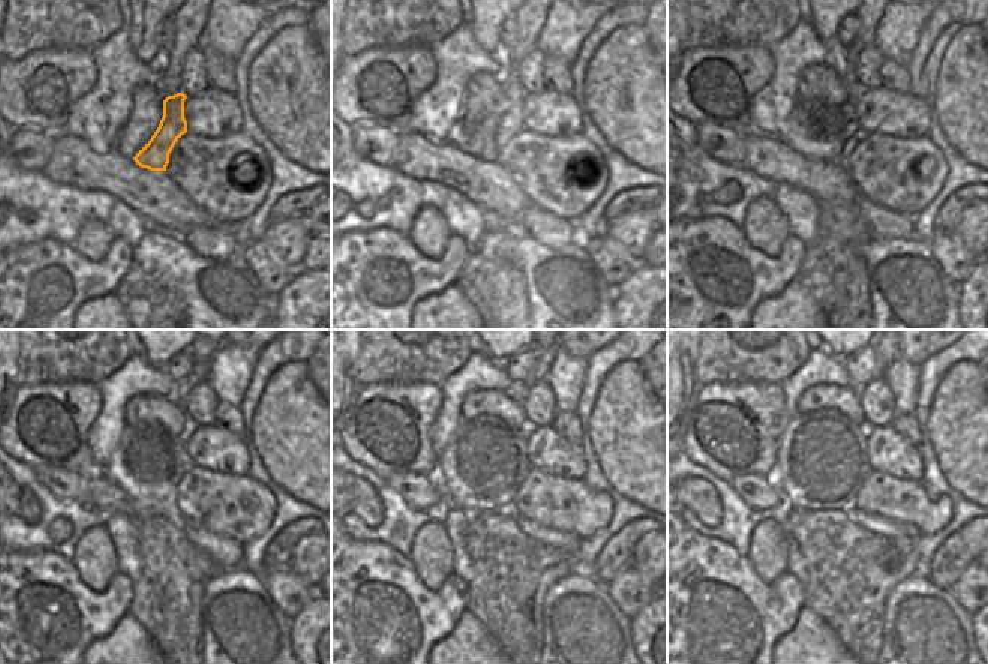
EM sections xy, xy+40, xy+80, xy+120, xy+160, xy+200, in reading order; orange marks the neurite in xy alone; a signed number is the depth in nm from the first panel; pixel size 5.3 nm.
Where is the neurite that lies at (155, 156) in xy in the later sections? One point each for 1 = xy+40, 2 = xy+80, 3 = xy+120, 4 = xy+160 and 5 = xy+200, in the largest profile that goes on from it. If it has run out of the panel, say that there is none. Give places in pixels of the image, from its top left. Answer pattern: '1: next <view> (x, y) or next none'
1: next xy+40 (510, 125)
2: next xy+80 (852, 86)
3: next xy+120 (198, 373)
4: next xy+160 (541, 363)
5: next xy+200 (883, 360)

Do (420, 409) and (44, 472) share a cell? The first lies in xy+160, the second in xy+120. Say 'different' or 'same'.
different

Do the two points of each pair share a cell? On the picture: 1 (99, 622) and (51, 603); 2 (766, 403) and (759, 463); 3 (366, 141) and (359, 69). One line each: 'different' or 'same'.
1: same
2: same
3: different

